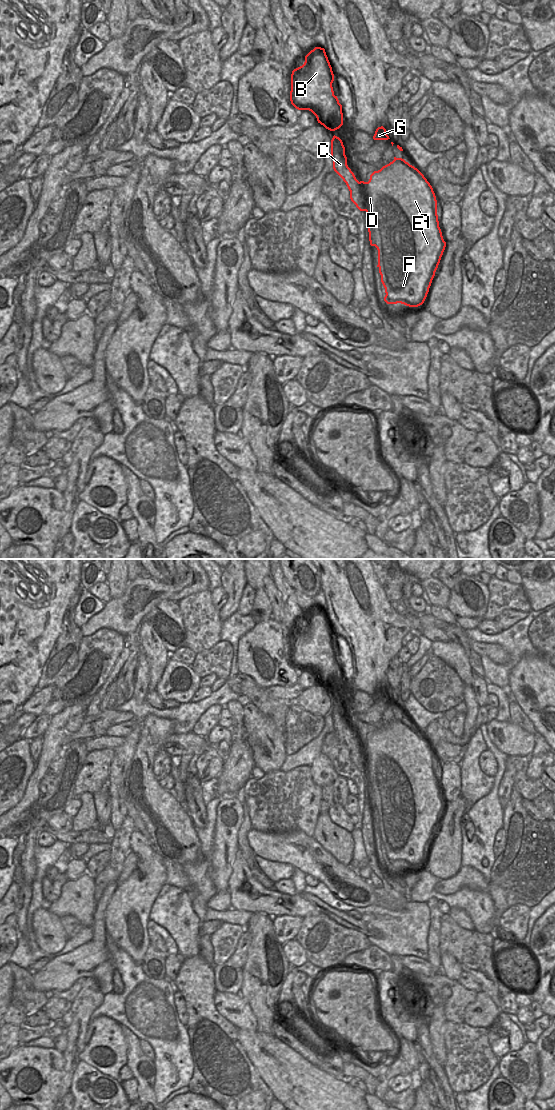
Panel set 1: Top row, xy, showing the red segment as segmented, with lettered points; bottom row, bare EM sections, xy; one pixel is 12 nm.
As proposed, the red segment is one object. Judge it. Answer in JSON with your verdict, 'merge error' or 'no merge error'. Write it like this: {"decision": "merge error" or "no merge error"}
{"decision": "no merge error"}

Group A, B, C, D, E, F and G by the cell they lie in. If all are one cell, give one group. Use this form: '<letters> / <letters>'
A B C D E F G

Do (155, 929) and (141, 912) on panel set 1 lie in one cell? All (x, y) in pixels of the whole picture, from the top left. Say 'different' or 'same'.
different

